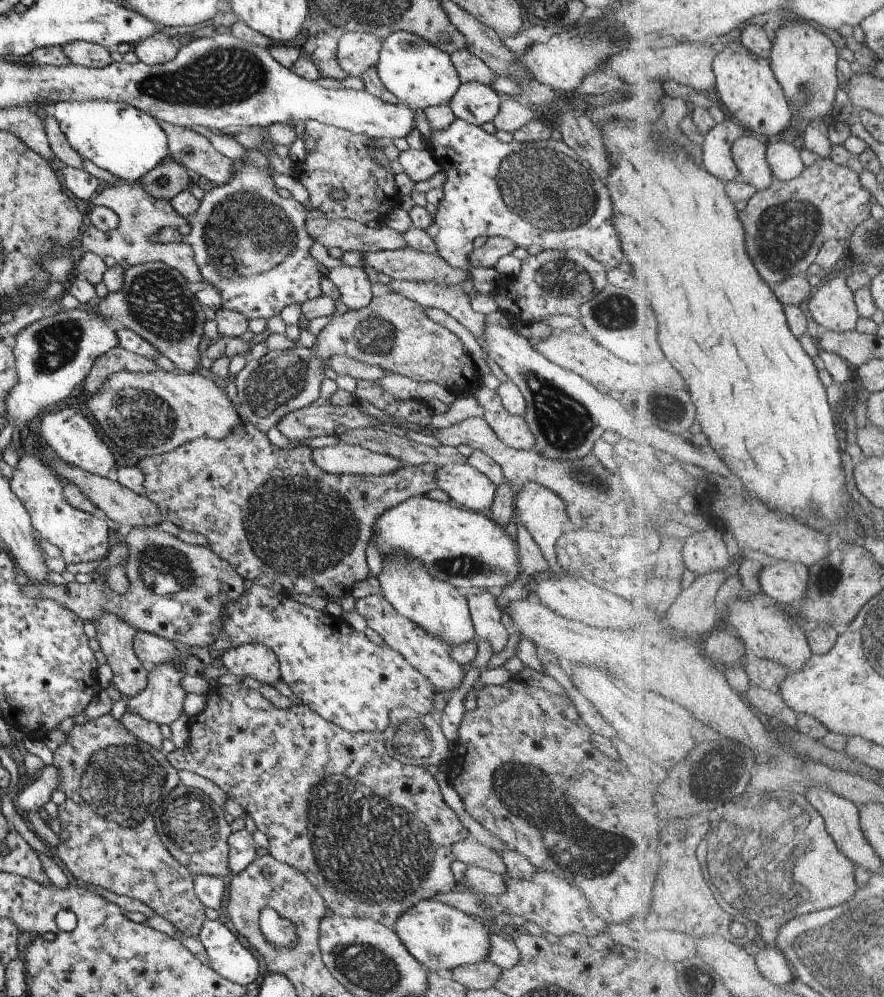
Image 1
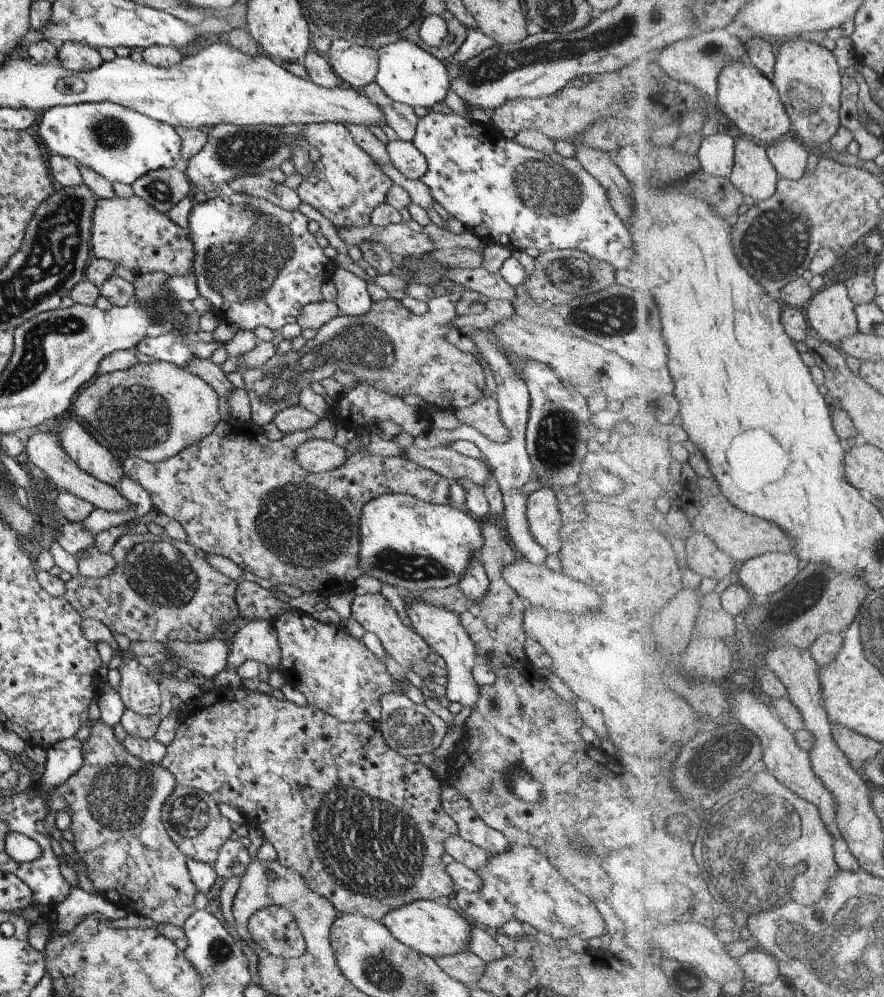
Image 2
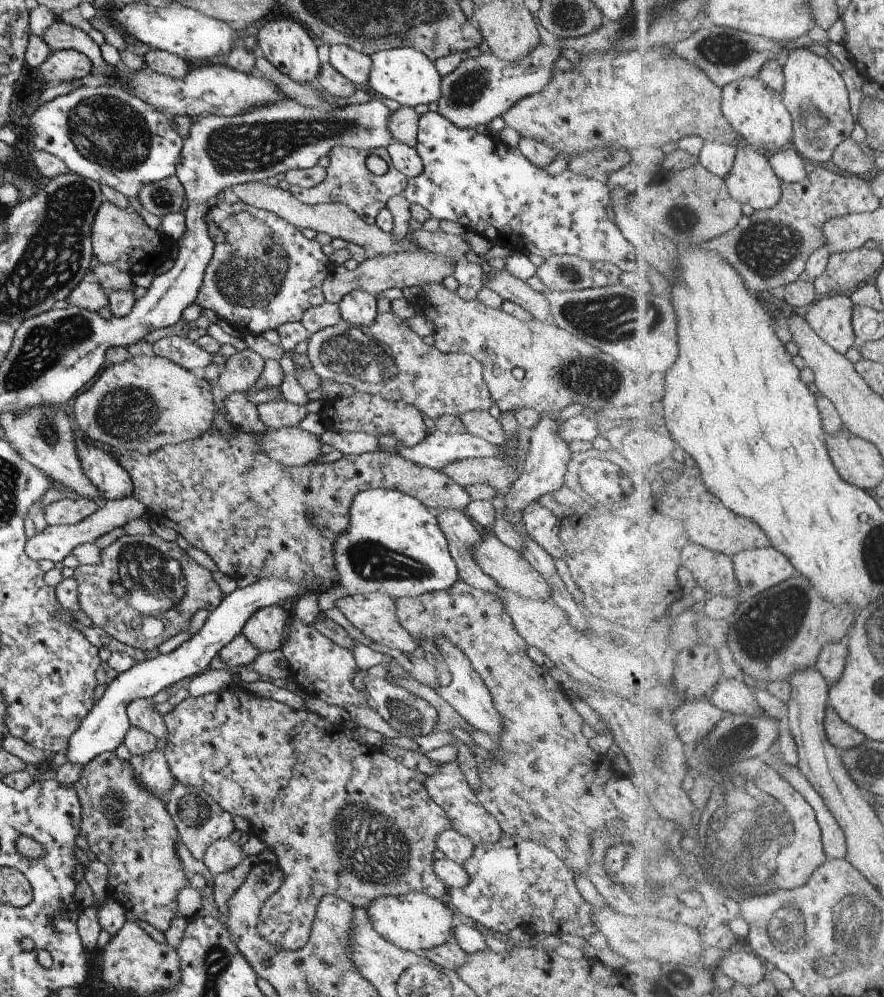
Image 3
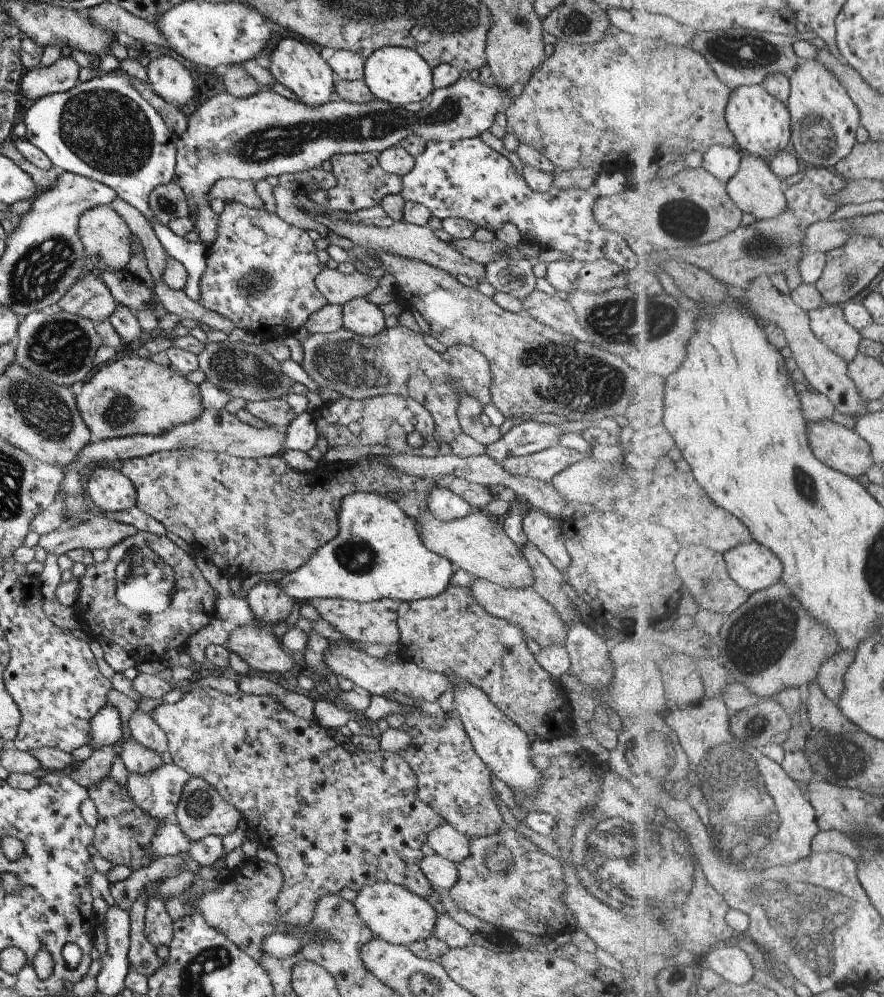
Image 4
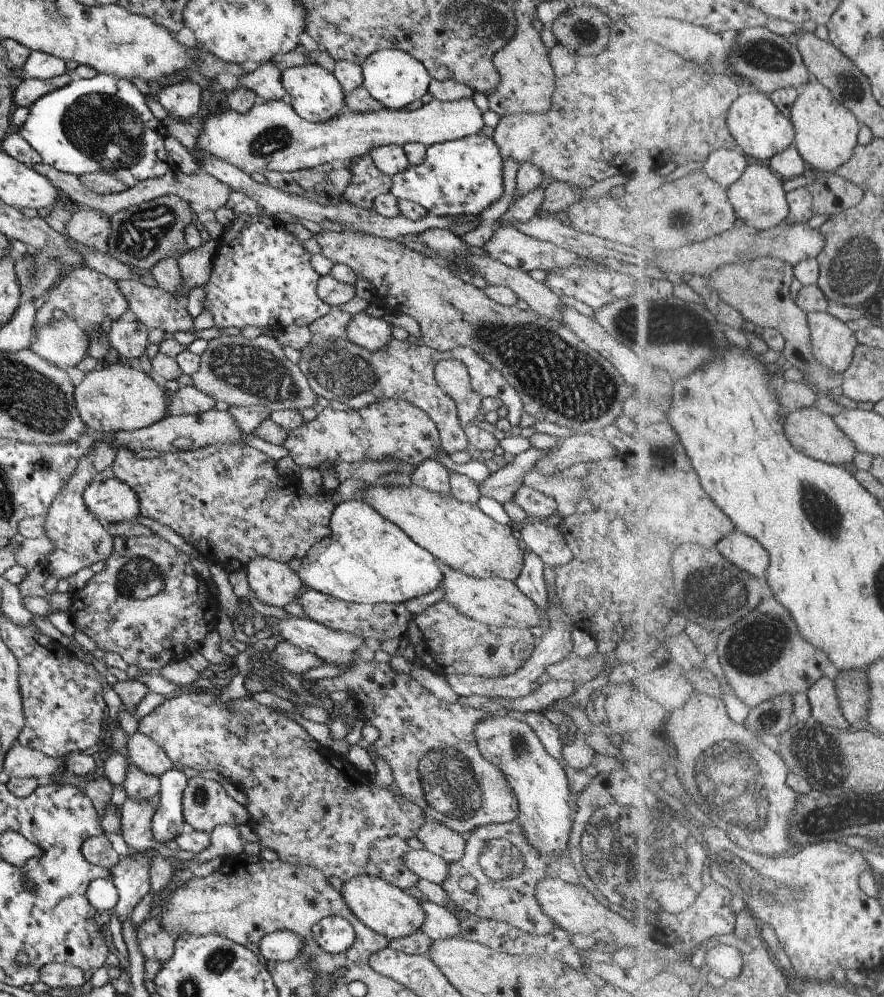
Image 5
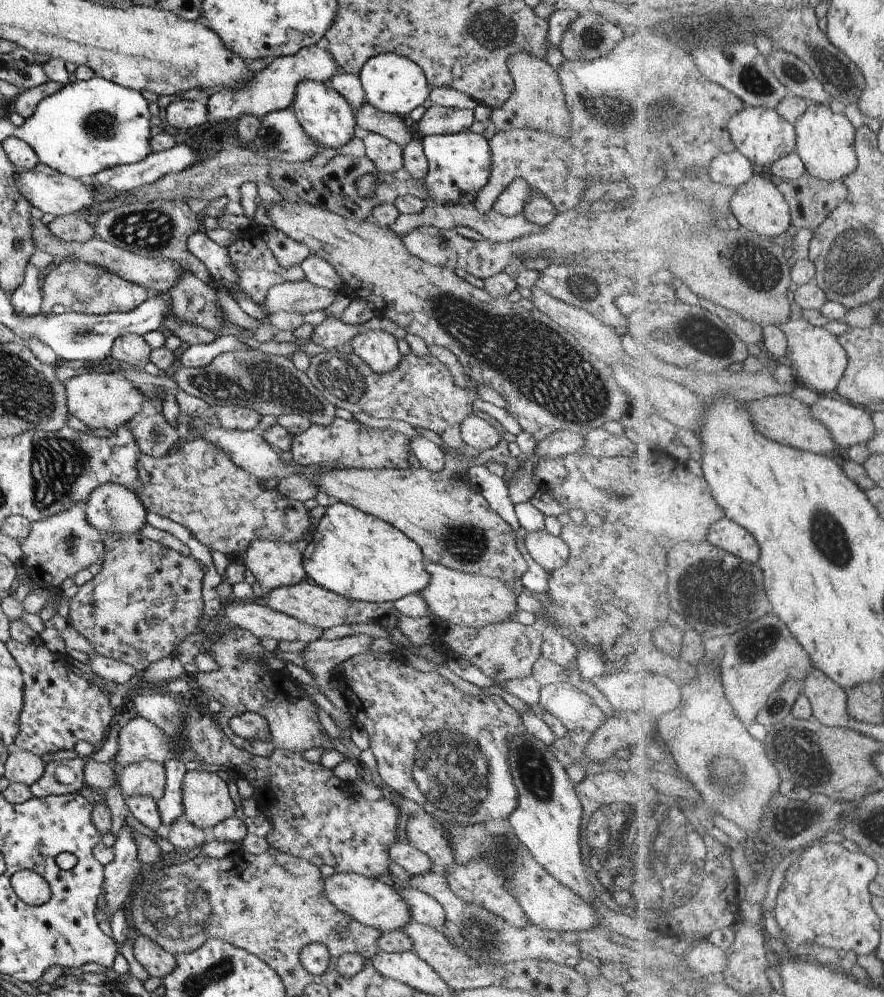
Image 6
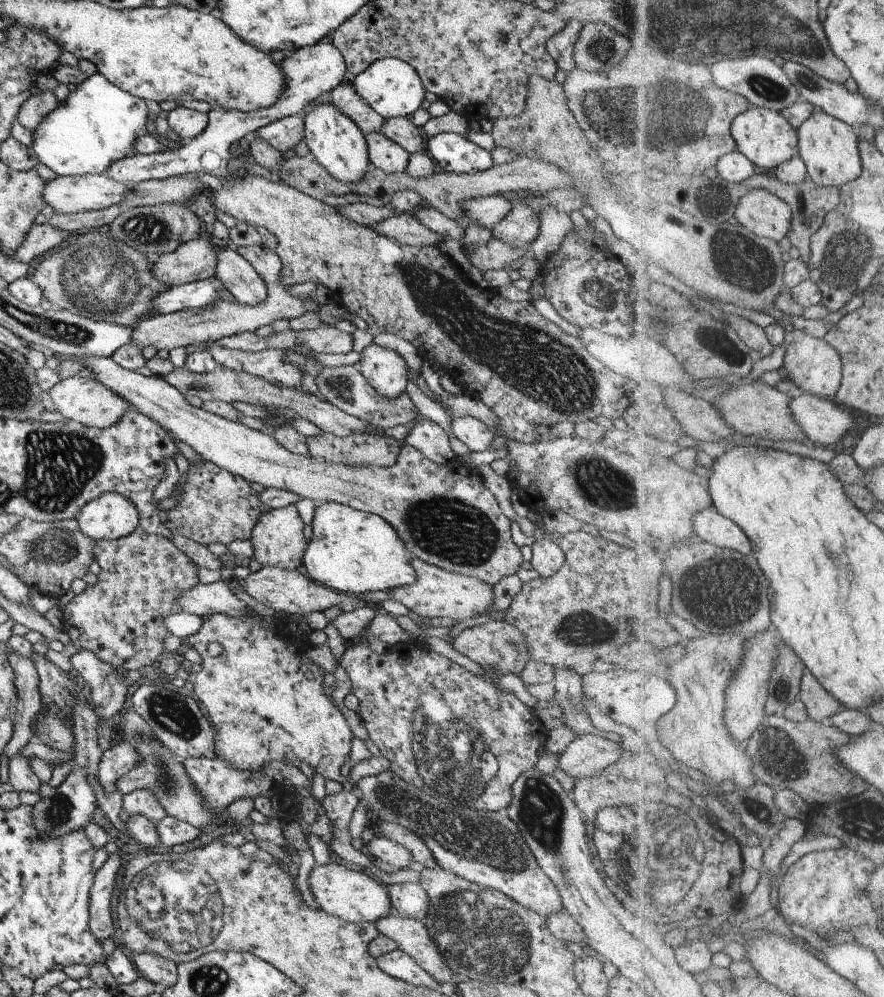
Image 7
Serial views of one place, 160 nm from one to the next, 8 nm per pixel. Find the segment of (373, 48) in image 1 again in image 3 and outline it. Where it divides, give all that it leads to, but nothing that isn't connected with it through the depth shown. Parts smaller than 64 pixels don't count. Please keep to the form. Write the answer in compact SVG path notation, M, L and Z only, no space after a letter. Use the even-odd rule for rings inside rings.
M331 45L328 53L328 63L357 88L364 88L372 62L368 55L353 50L353 47Z

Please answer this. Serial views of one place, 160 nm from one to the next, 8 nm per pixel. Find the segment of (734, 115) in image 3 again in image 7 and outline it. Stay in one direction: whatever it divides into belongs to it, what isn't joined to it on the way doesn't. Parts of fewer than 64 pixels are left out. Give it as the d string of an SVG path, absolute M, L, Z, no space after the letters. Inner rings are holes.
M752 106L732 122L732 135L737 148L745 154L756 167L774 170L785 161L799 155L799 137L796 128L778 110Z

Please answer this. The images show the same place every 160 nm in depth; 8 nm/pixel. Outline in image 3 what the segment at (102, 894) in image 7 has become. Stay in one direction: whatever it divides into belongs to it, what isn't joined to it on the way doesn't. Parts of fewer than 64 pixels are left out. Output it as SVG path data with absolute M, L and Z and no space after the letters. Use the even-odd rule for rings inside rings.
M153 749L147 754L131 755L128 761L142 787L165 800L175 780L167 768L163 751Z

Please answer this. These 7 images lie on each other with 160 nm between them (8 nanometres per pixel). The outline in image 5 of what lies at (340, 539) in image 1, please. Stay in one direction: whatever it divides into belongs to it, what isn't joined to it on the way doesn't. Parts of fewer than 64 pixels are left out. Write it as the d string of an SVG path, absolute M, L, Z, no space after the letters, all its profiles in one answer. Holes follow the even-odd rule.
M207 444L203 448L195 448L195 450L181 450L181 451L169 451L166 453L159 453L159 456L148 459L139 459L133 456L133 452L127 450L127 447L116 445L117 452L115 453L115 459L112 463L112 476L119 479L121 482L126 482L131 490L135 491L138 498L139 514L142 517L149 517L162 525L167 525L173 532L176 532L185 542L191 547L194 547L198 554L201 555L205 561L215 562L221 564L223 569L227 573L235 573L237 571L246 571L246 565L249 560L257 558L257 556L267 556L271 560L277 560L278 562L289 563L293 558L297 560L303 558L307 553L307 550L315 542L319 542L321 538L326 538L329 534L328 522L331 516L332 508L336 506L336 501L329 501L329 496L335 499L335 493L330 494L324 492L317 494L317 496L309 496L303 488L300 486L300 480L295 478L288 478L286 476L279 476L275 472L275 461L269 456L263 454L259 450L255 450L247 445L239 444ZM530 447L519 455L513 456L511 462L507 462L501 470L490 474L485 478L485 481L478 485L479 496L493 498L501 505L512 501L513 494L517 492L517 488L521 488L523 485L524 474L533 470L535 462L539 458L545 458L547 452L551 452L553 449L538 450L537 448Z

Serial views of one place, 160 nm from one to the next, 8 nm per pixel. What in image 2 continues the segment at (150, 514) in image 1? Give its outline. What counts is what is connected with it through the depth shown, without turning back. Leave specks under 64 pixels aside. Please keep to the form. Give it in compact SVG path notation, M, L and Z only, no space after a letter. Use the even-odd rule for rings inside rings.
M41 430L31 435L25 442L25 454L31 467L43 478L53 482L59 489L70 492L73 496L88 502L95 509L108 513L127 513L128 502L125 500L117 486L111 486L97 480L94 476L83 472L70 458L62 451L58 443L57 435Z

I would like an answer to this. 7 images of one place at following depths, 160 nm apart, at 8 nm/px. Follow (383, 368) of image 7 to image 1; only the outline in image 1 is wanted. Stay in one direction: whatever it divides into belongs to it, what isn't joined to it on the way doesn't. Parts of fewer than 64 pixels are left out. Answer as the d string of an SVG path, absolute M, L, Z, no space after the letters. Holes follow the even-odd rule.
M338 265L329 269L326 277L337 287L339 299L349 310L369 304L372 297L370 283L362 267Z

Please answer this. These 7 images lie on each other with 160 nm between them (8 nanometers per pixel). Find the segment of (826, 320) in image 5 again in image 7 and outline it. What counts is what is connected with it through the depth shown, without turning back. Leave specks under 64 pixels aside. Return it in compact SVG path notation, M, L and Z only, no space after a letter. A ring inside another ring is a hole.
M793 329L784 342L783 370L785 377L793 381L804 392L820 397L835 398L844 377L844 362L840 352L825 338L815 338Z

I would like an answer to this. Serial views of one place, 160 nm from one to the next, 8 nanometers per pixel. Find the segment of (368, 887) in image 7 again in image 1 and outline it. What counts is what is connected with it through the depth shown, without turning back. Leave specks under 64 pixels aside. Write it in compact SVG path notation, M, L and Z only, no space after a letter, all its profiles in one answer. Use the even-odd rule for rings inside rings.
M435 898L419 901L397 917L393 925L401 944L424 970L448 975L455 967L472 965L488 958L490 934L483 925Z

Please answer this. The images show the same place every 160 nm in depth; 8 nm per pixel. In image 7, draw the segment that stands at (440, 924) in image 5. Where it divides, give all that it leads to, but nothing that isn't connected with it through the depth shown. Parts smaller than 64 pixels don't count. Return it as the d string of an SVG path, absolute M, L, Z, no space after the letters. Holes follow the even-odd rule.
M415 883L385 886L393 912L401 917L423 921L427 912L426 892Z

